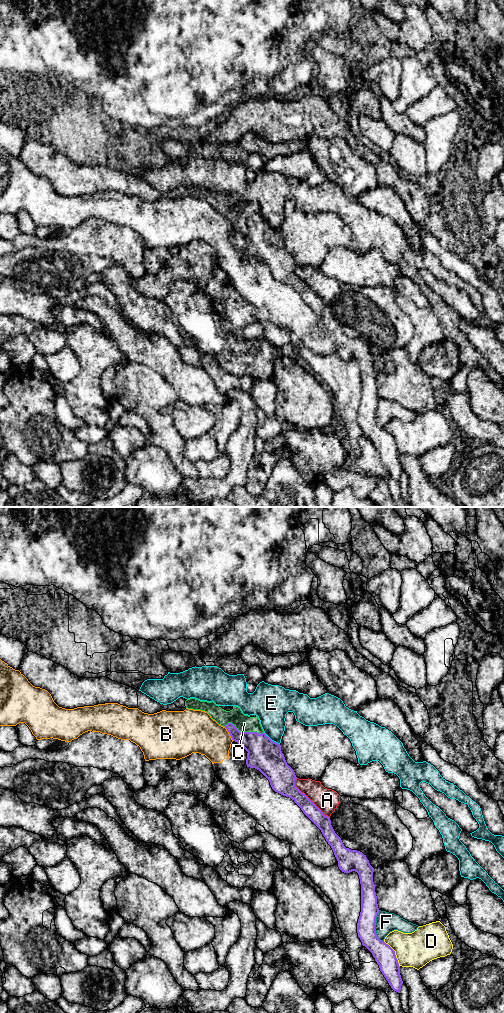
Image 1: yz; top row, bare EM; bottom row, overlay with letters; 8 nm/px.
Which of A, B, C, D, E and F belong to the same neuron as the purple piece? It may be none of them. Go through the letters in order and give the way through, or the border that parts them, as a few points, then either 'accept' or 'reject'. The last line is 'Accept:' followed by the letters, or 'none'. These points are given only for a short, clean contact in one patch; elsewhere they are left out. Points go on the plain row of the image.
A: reject
B: border yz (224, 215), (233, 228); reject
C: way yz (265, 243), (244, 220), (244, 211); accept
D: reject
E: border yz (264, 220), (279, 232); reject
F: reject
Accept: C

